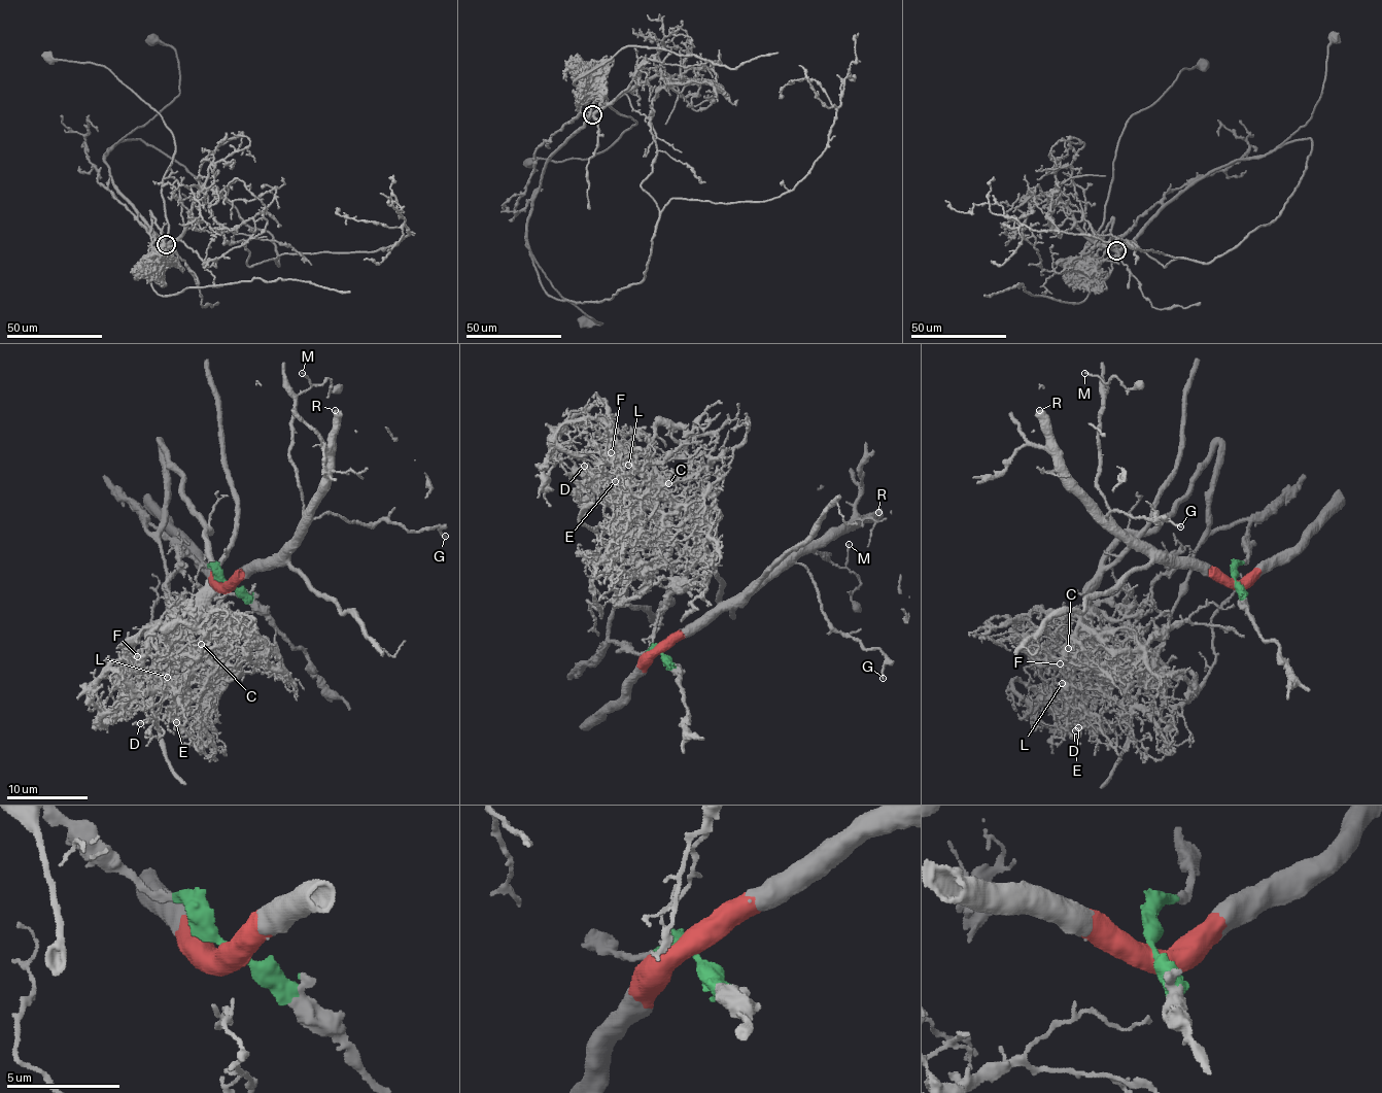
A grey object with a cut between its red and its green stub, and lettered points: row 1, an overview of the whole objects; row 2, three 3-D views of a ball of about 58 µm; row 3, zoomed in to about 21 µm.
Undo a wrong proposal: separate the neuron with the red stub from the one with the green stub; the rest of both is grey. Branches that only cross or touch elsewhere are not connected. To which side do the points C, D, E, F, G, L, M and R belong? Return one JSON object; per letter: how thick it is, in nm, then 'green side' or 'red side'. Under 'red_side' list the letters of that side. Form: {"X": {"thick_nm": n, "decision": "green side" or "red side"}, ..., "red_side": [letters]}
{"C": {"thick_nm": 170, "decision": "green side"}, "D": {"thick_nm": 140, "decision": "green side"}, "E": {"thick_nm": 170, "decision": "green side"}, "F": {"thick_nm": 110, "decision": "green side"}, "G": {"thick_nm": 120, "decision": "red side"}, "L": {"thick_nm": 100, "decision": "green side"}, "M": {"thick_nm": 150, "decision": "red side"}, "R": {"thick_nm": 480, "decision": "red side"}, "red_side": ["G", "M", "R"]}

